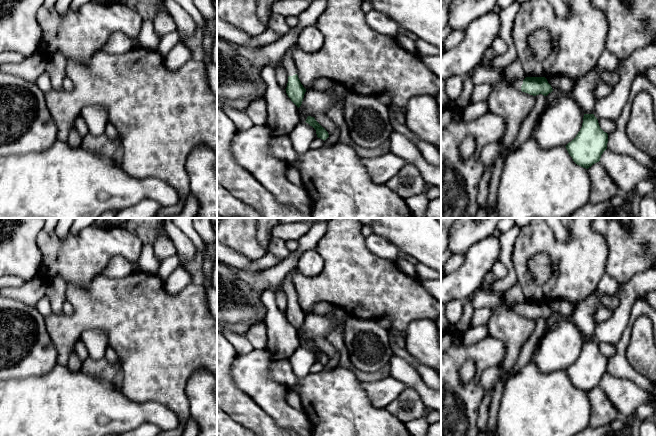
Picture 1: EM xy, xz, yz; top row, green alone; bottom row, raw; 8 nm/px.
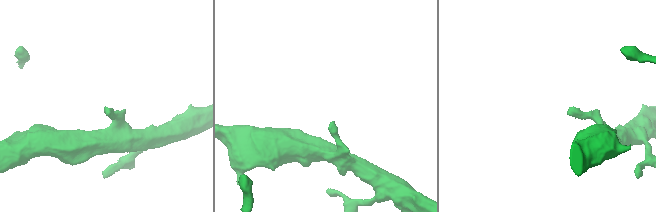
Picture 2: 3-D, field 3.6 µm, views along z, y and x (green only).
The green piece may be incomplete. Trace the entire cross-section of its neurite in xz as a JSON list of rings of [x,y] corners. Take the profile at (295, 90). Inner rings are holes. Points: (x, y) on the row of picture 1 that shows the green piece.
[[[292,45],[286,51],[286,53],[281,59],[281,62],[288,74],[288,83],[285,89],[286,93],[288,97],[291,99],[291,101],[299,108],[302,104],[306,89],[303,87],[298,78],[297,70],[291,56],[292,51],[295,47],[296,45]]]

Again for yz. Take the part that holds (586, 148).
[[[584,114],[580,131],[565,147],[577,165],[588,169],[600,161],[607,143],[608,134],[600,128],[594,114]]]

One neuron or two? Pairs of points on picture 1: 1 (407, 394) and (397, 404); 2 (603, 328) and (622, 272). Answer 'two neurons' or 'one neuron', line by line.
1: one neuron
2: two neurons

